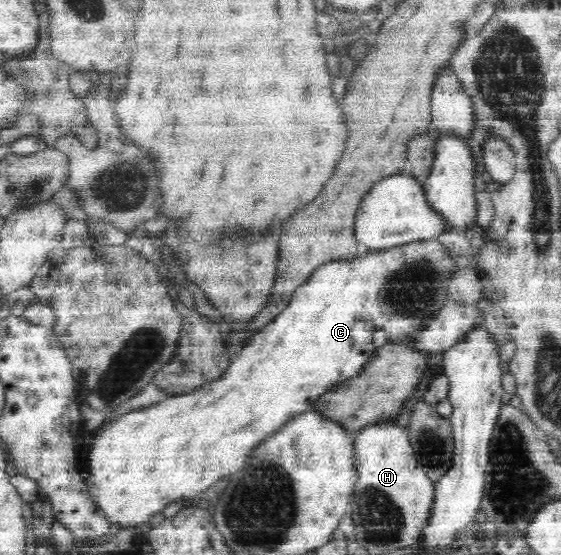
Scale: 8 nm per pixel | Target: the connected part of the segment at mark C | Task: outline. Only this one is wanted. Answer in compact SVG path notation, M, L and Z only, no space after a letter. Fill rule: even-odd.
M429 236L429 238L421 238L421 240L409 240L403 244L393 244L377 249L367 249L367 252L358 252L358 256L353 259L338 259L322 263L307 276L305 282L297 286L287 308L273 322L269 322L269 326L265 326L263 330L259 330L251 338L245 338L247 344L234 350L233 356L229 360L229 368L225 368L225 372L219 380L207 380L187 394L163 398L158 404L149 406L149 408L124 414L120 419L107 421L106 425L102 425L101 430L89 447L89 473L92 476L92 483L88 486L88 491L93 495L95 502L107 515L111 523L117 523L122 527L133 526L134 528L141 523L150 521L152 516L156 515L159 510L163 510L171 502L203 495L209 486L213 486L213 483L221 480L221 478L240 472L248 462L252 450L270 434L285 426L285 423L289 422L295 415L312 410L315 401L322 394L333 389L335 384L341 384L343 380L353 378L363 371L370 358L373 358L381 346L391 343L405 343L414 346L416 334L424 329L441 309L454 302L449 296L449 289L451 278L458 269L455 258L451 256L449 249L437 236Z

